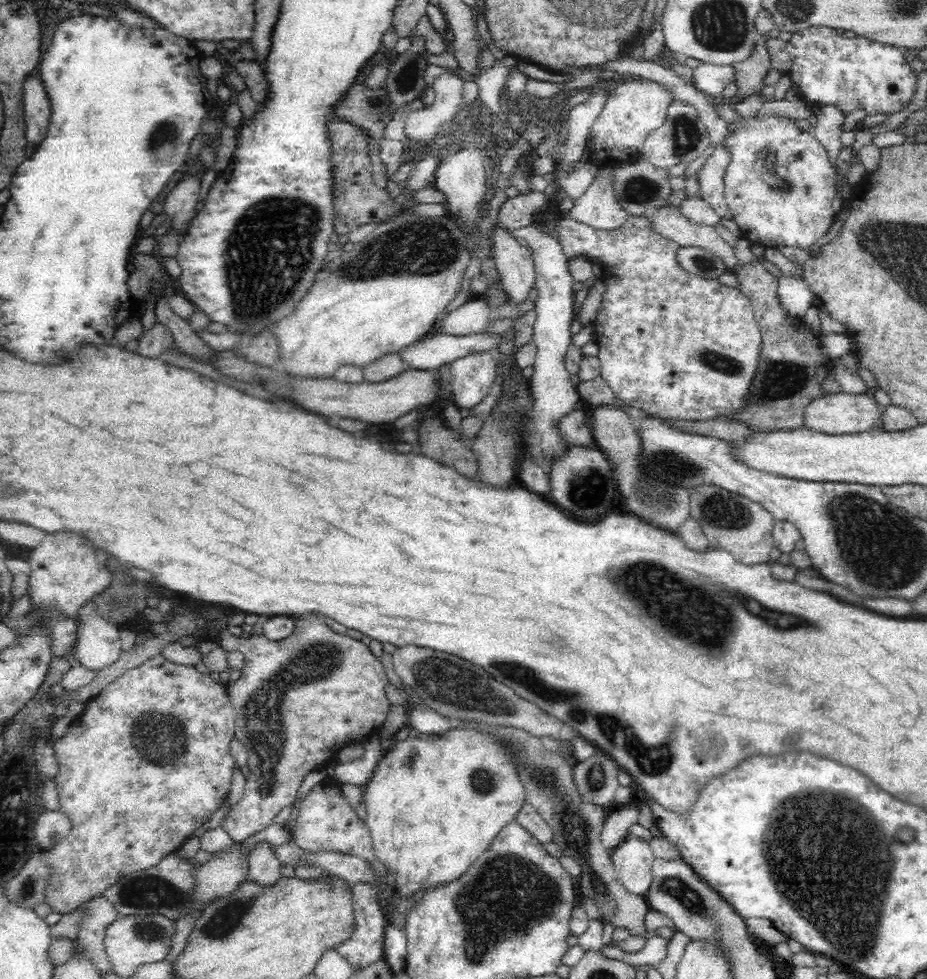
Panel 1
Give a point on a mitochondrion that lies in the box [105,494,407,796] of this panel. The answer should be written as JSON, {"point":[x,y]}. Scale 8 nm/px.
{"point":[161,739]}

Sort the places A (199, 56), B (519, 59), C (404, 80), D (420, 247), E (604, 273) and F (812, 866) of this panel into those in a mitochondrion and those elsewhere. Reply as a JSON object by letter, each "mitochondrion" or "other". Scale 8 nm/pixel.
{"A":"other","B":"other","C":"mitochondrion","D":"mitochondrion","E":"other","F":"mitochondrion"}

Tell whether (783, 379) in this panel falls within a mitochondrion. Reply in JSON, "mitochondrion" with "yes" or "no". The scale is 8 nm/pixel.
{"mitochondrion":"yes"}

